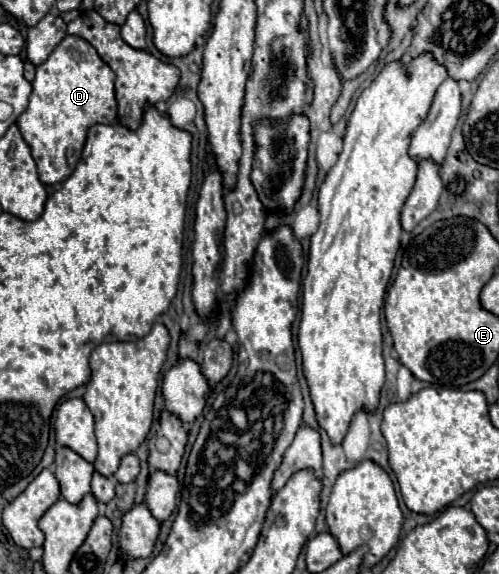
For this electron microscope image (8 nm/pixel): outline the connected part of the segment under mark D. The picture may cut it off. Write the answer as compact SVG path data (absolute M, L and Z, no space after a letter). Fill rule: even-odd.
M66 35L50 57L36 67L28 109L18 117L18 129L32 149L40 181L62 183L80 161L86 133L92 125L116 123L116 95L112 69L98 57L96 49L82 37Z

